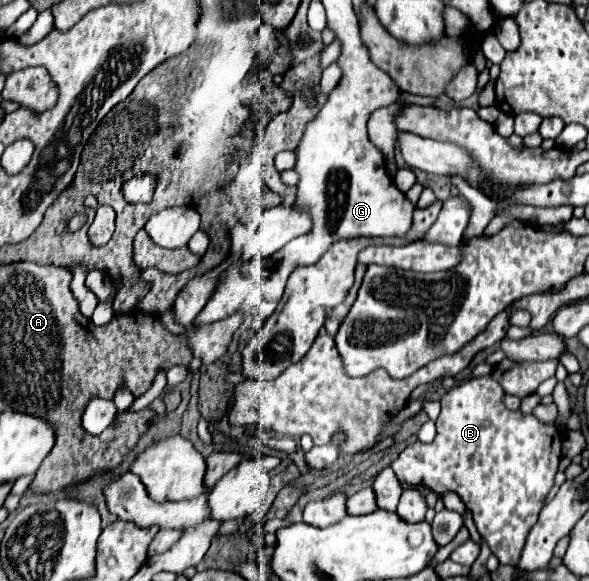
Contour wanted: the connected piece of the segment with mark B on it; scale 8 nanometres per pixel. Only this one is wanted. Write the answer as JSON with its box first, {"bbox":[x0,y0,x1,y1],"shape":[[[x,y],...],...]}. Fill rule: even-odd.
{"bbox":[392,375,562,565],"shape":[[[490,375],[480,379],[468,379],[462,385],[452,387],[440,399],[442,413],[436,421],[436,439],[432,443],[416,441],[414,445],[408,445],[392,463],[392,469],[402,483],[424,483],[438,495],[444,495],[446,491],[456,491],[464,505],[472,511],[480,535],[488,541],[492,553],[500,559],[500,563],[518,565],[528,531],[538,521],[542,499],[554,485],[554,475],[562,457],[562,433],[554,425],[538,421],[534,415],[506,409],[502,403],[502,395],[504,391],[500,383],[494,381]]]}

